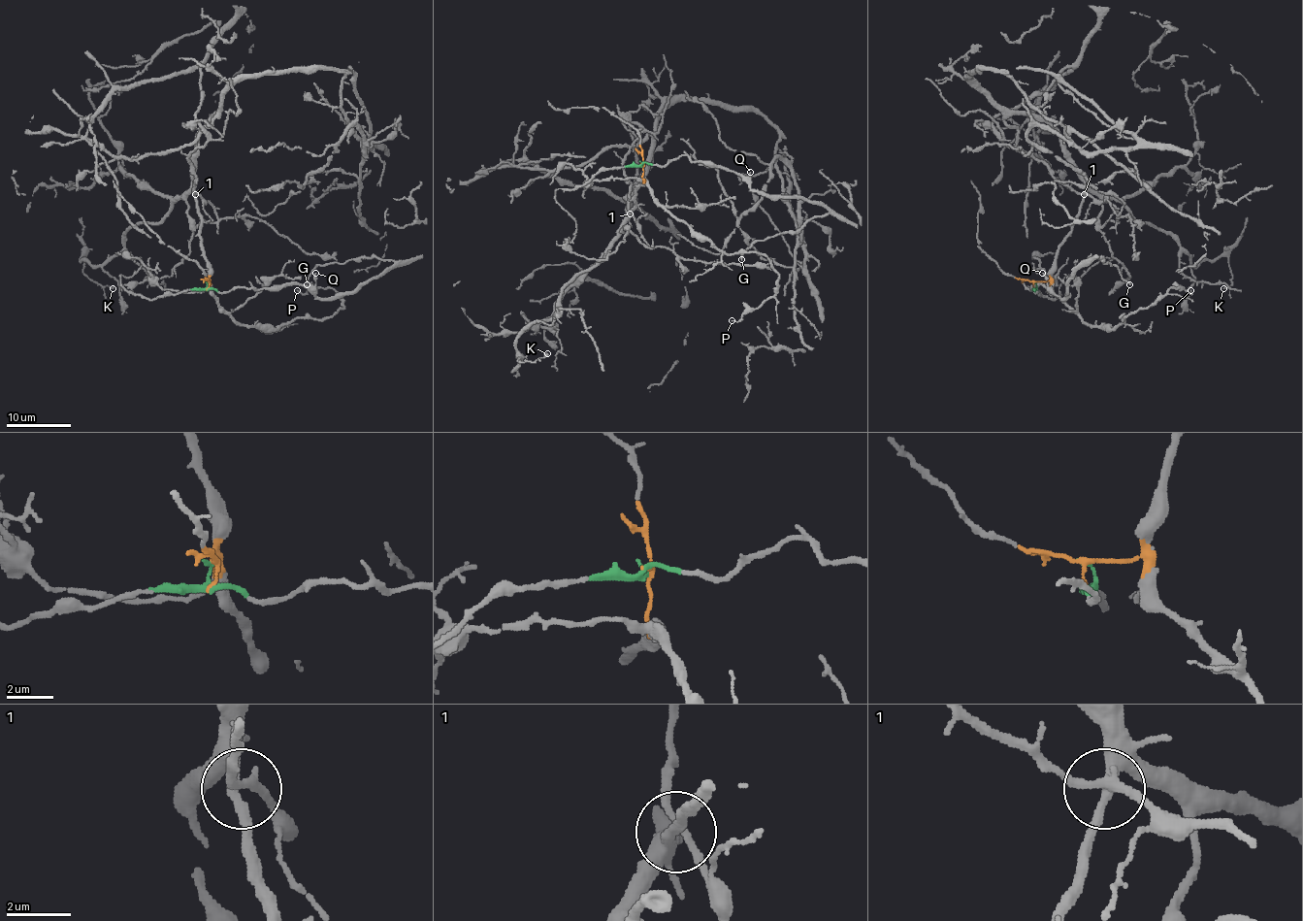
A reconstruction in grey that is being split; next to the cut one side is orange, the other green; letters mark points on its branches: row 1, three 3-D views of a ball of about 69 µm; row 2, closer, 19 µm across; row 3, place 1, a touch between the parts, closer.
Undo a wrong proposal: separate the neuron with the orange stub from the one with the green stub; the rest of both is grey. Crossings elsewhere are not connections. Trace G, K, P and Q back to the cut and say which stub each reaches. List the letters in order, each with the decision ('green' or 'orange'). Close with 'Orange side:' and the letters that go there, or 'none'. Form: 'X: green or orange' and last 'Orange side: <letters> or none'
G: green
K: orange
P: orange
Q: green
Orange side: K, P

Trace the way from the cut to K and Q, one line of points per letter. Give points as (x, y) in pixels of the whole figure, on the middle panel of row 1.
K: (643, 163), (643, 179), (612, 246), (568, 285), (551, 317), (530, 324), (517, 339), (519, 361), (548, 353)
Q: (643, 165), (664, 166), (686, 155), (693, 161), (712, 161), (748, 178), (751, 173)

